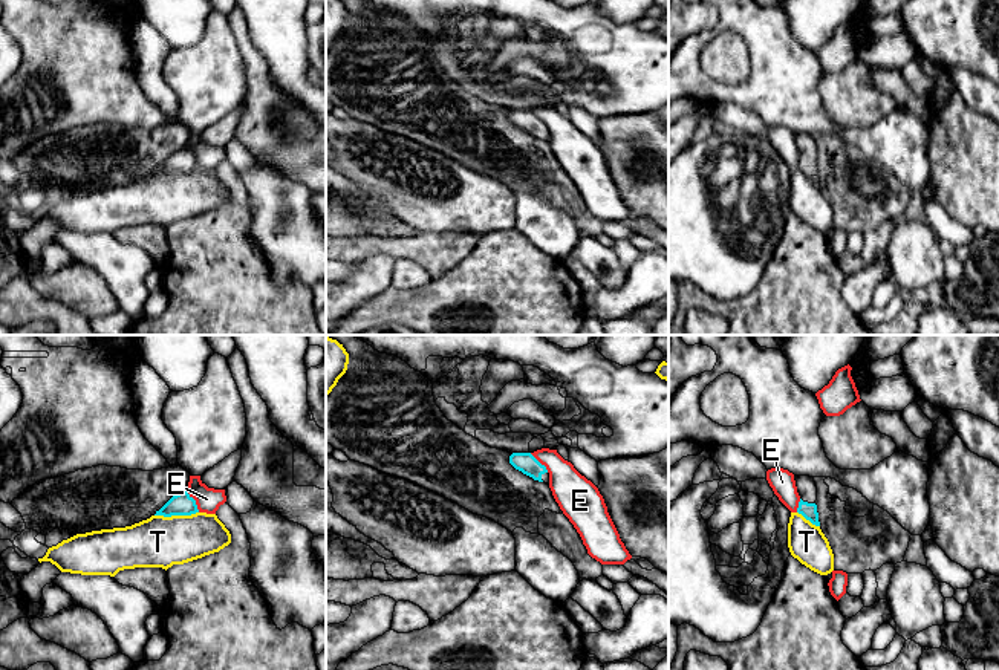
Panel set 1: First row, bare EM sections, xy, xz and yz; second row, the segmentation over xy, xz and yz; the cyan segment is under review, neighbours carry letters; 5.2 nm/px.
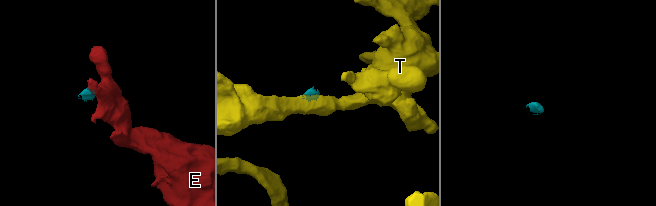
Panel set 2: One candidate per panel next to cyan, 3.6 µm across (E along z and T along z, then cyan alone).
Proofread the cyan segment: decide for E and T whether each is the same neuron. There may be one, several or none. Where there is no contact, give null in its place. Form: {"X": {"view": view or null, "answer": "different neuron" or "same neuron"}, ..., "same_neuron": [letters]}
{"E": {"view": "xy", "answer": "different neuron"}, "T": {"view": "xy", "answer": "different neuron"}, "same_neuron": []}

